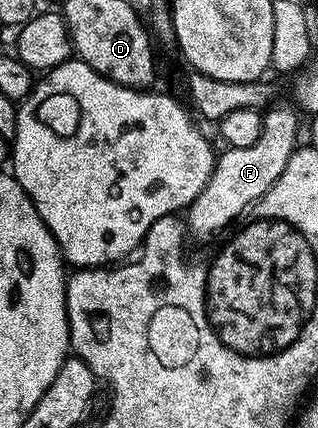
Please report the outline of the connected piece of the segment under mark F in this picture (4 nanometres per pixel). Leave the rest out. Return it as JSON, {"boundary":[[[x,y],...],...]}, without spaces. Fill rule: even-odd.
{"boundary":[[[275,104],[263,114],[263,127],[261,136],[249,148],[237,148],[232,146],[224,149],[224,154],[220,153],[215,160],[215,167],[201,192],[192,200],[190,206],[185,211],[185,221],[189,227],[190,233],[199,238],[211,238],[214,234],[219,234],[234,218],[242,219],[250,211],[255,202],[273,188],[273,184],[285,172],[285,164],[289,164],[289,156],[297,149],[295,142],[299,138],[299,118],[301,114],[294,105],[279,106]]]}

